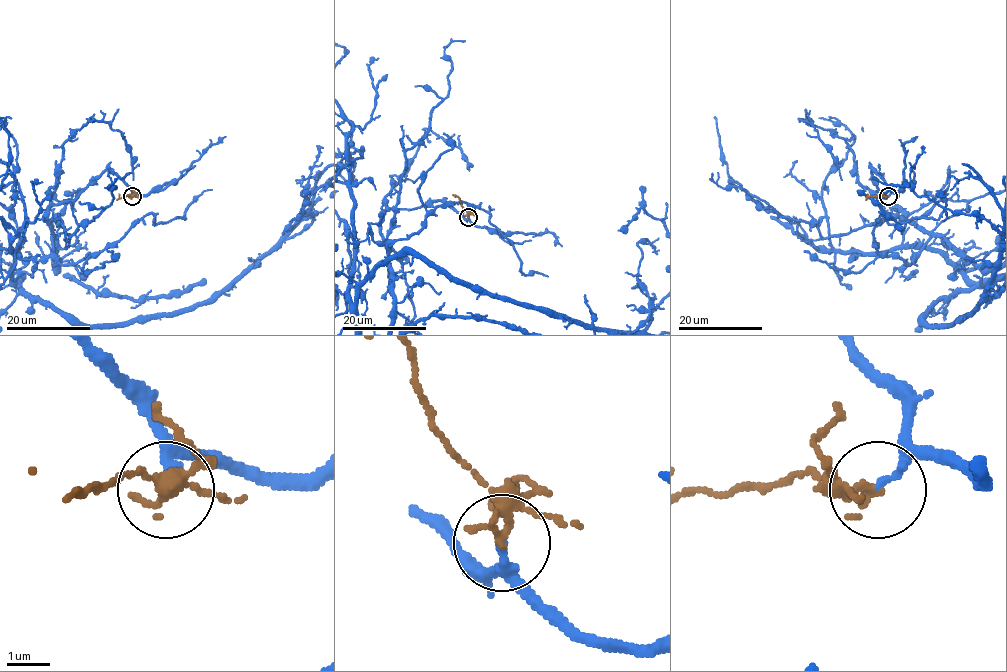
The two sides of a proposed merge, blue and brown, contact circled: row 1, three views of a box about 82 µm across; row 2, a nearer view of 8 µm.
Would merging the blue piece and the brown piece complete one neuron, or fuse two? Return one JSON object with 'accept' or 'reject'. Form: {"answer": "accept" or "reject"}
{"answer": "reject"}

